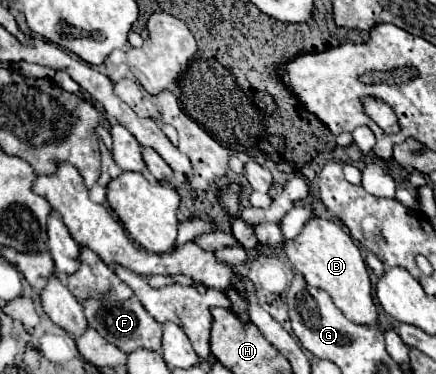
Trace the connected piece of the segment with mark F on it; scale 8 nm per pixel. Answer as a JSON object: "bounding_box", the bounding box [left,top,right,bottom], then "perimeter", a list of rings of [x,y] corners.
{"bounding_box":[83,297,163,353],"perimeter":[[[131,297],[123,303],[101,303],[101,301],[83,301],[85,317],[89,321],[89,327],[97,329],[107,341],[117,345],[125,353],[133,353],[137,349],[149,349],[149,351],[161,351],[161,337],[163,329],[161,325],[145,311],[145,307],[139,303],[137,297]]]}

